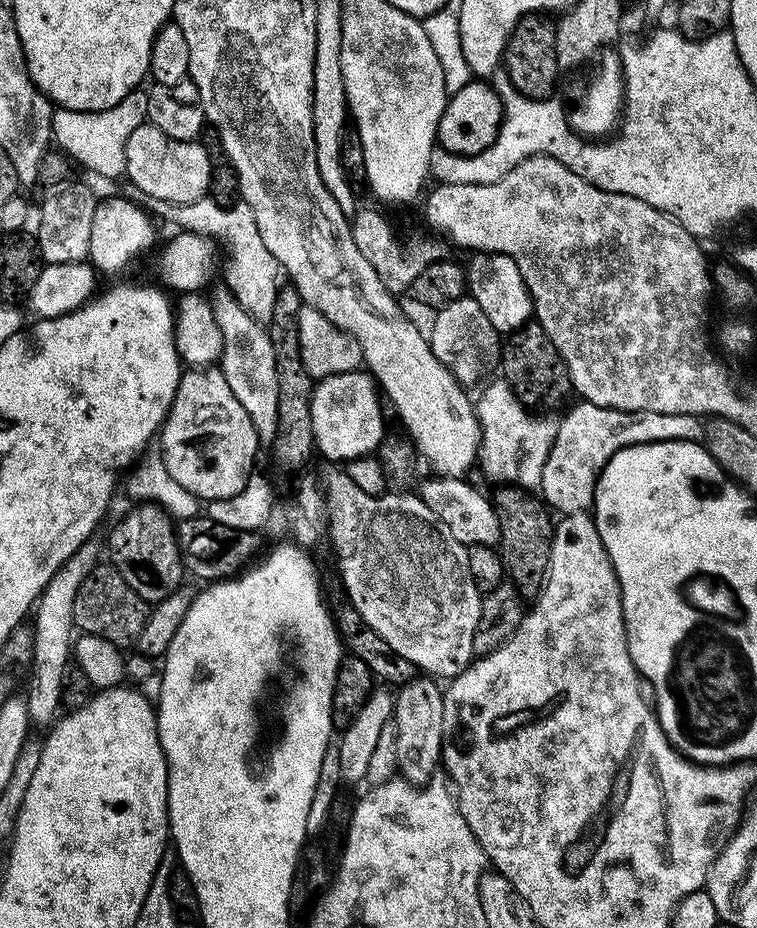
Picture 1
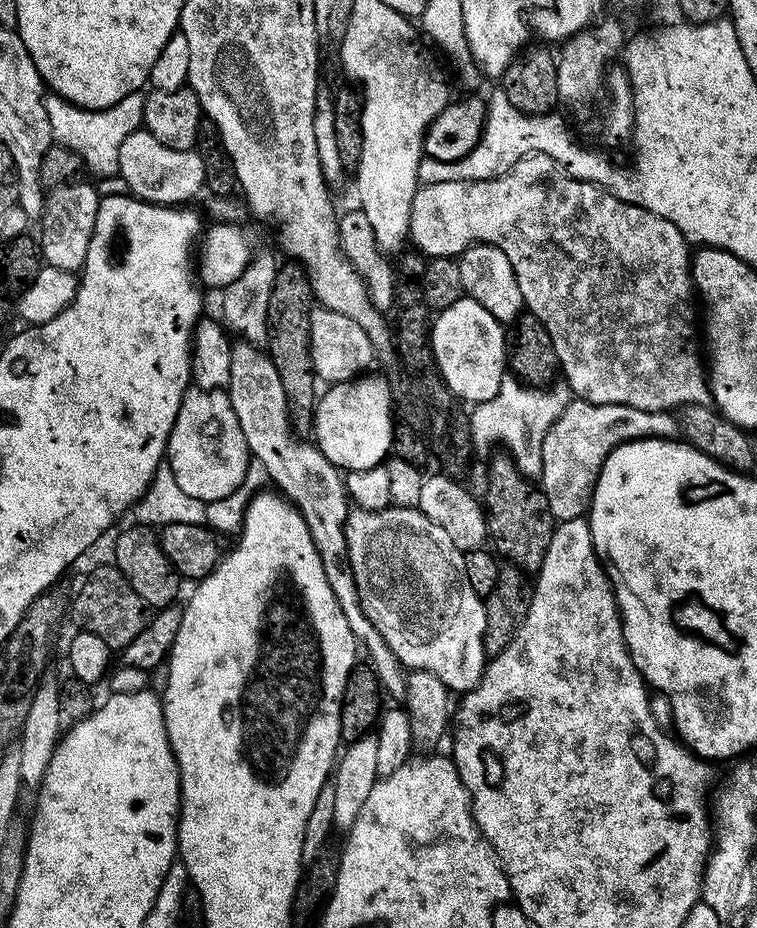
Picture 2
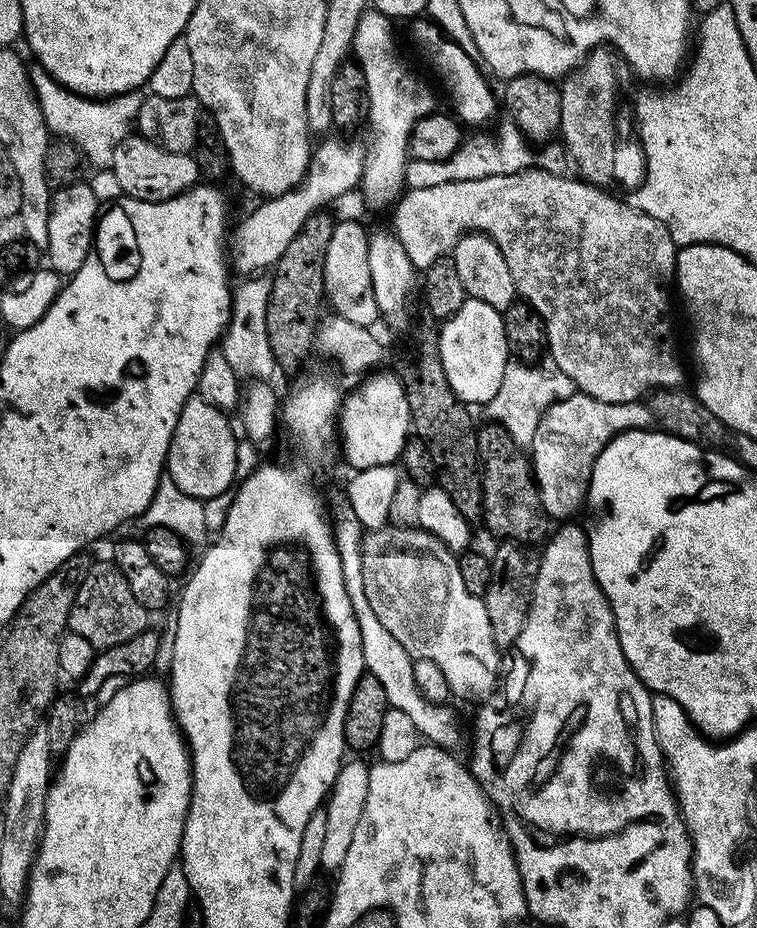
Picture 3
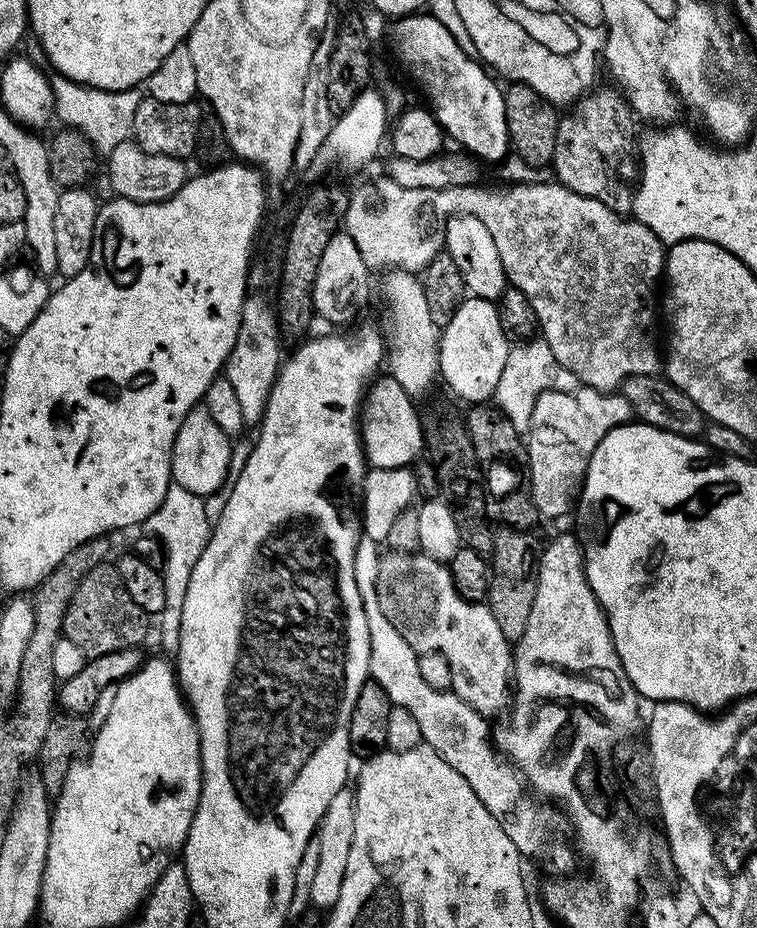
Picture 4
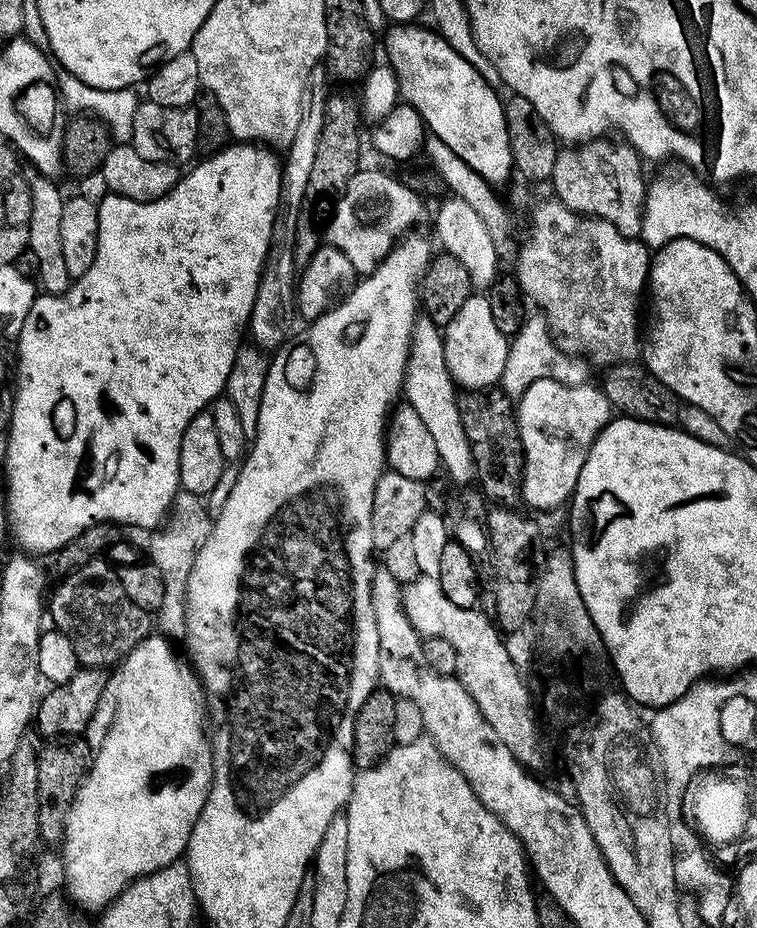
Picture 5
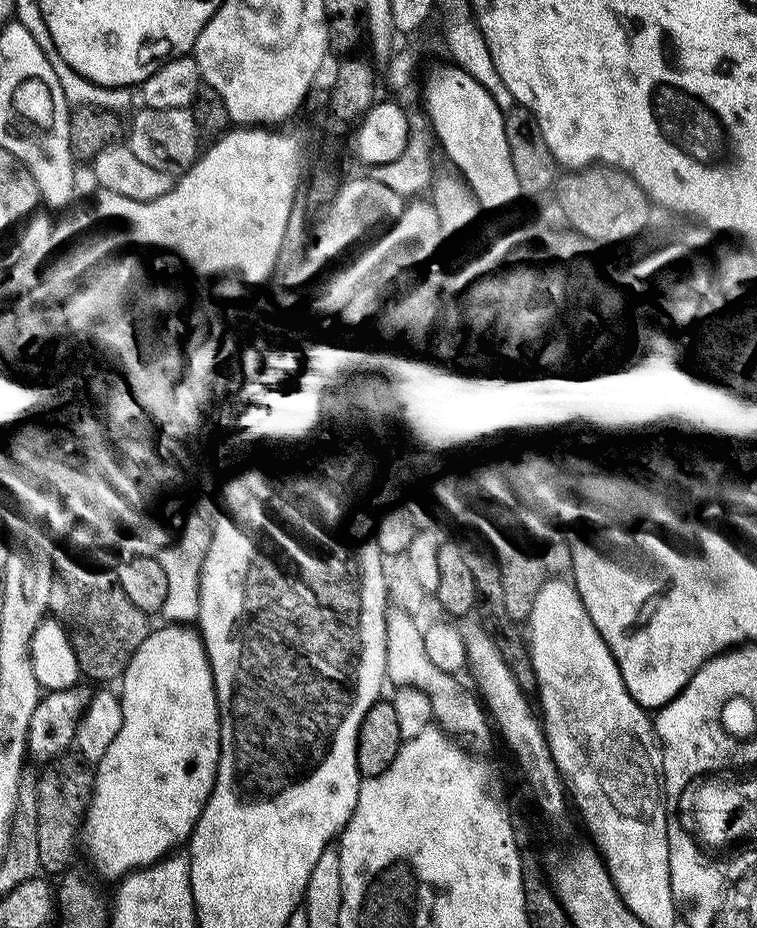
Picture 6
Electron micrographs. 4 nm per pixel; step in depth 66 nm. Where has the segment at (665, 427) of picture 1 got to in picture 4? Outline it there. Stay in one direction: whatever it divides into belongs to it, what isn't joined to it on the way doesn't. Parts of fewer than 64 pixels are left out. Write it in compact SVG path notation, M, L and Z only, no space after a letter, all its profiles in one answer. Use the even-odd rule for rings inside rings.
M580 386L572 393L548 390L537 397L524 441L531 498L543 519L558 518L573 511L589 460L599 442L610 430L632 419L632 407L627 398L616 392L600 392Z

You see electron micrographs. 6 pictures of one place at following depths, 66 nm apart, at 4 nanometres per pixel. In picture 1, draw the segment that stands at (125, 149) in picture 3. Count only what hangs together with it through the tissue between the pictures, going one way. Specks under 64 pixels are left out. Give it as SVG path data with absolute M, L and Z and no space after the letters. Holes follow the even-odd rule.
M147 122L142 123L138 126L138 130L134 130L134 134L130 134L130 138L126 138L124 176L137 188L137 193L154 195L174 203L194 202L196 199L209 195L208 183L212 177L214 163L213 157L208 157L208 152L202 145L203 143L195 140L175 140L162 134L162 130L158 130L158 126Z

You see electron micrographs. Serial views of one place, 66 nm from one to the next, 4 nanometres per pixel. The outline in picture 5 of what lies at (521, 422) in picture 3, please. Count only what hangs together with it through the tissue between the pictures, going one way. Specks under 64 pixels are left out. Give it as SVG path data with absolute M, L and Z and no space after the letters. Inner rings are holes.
M534 310L525 315L519 331L509 341L506 365L500 378L500 388L516 398L538 379L554 379L562 385L578 387L589 381L588 371L590 366L583 357L570 356L557 347L548 329L545 316L538 310Z

